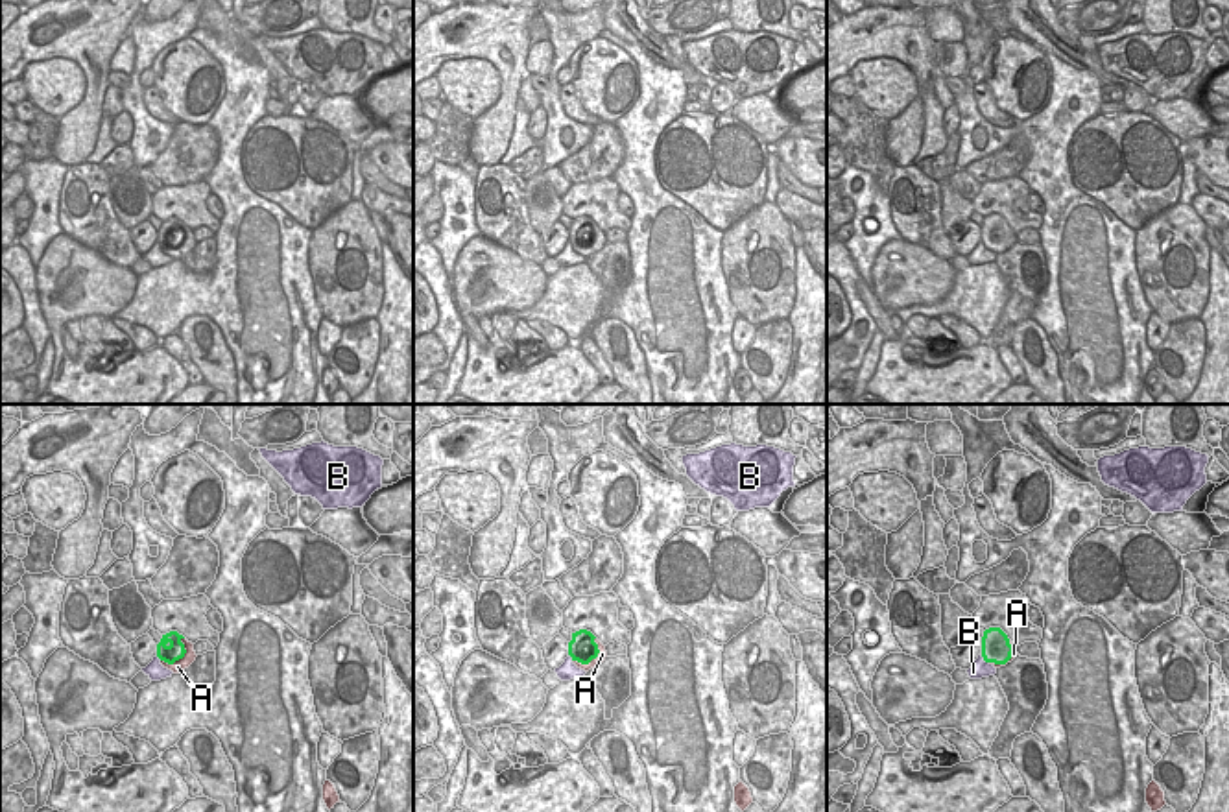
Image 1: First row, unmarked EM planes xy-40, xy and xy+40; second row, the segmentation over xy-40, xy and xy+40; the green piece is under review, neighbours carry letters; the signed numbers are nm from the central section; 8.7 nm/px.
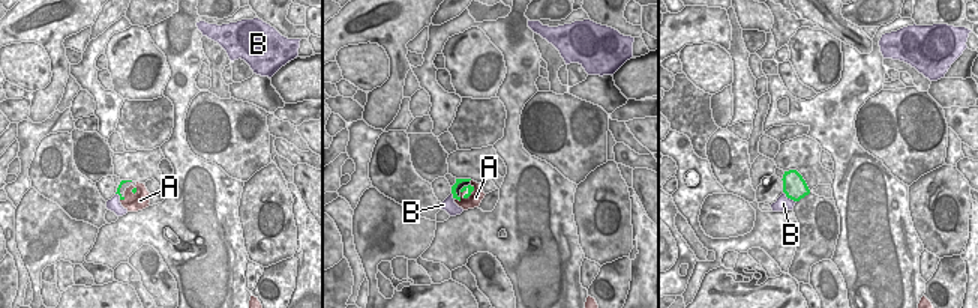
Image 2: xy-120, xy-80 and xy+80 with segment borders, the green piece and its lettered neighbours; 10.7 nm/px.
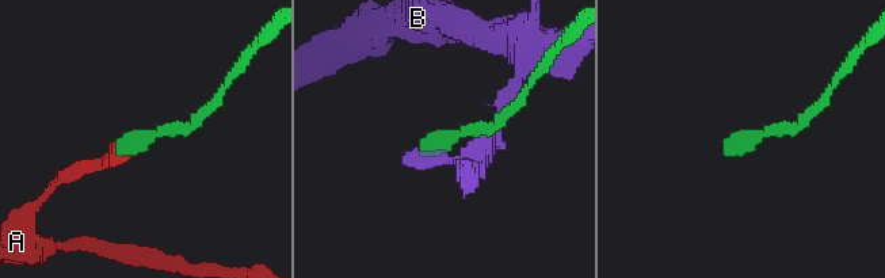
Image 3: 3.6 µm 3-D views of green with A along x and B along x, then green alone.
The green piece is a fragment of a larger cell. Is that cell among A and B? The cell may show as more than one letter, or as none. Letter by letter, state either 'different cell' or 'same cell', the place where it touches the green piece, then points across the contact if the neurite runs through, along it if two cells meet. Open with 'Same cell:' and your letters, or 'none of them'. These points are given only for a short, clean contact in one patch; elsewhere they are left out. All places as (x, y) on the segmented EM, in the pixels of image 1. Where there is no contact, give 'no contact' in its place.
Same cell: A
A: same cell; meets green in xy-40 at (181, 657); runs through xy-40 (176, 650), (181, 657), (178, 667)
B: different cell; meets green in xy+40 at (984, 659)

